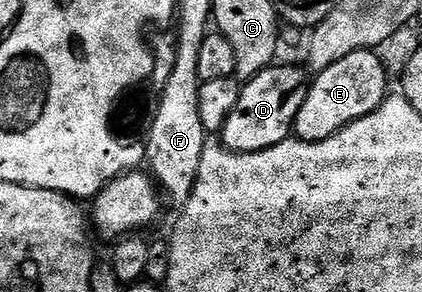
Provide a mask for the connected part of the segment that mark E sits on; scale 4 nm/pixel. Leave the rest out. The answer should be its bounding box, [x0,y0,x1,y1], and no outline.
[292,49,391,143]

